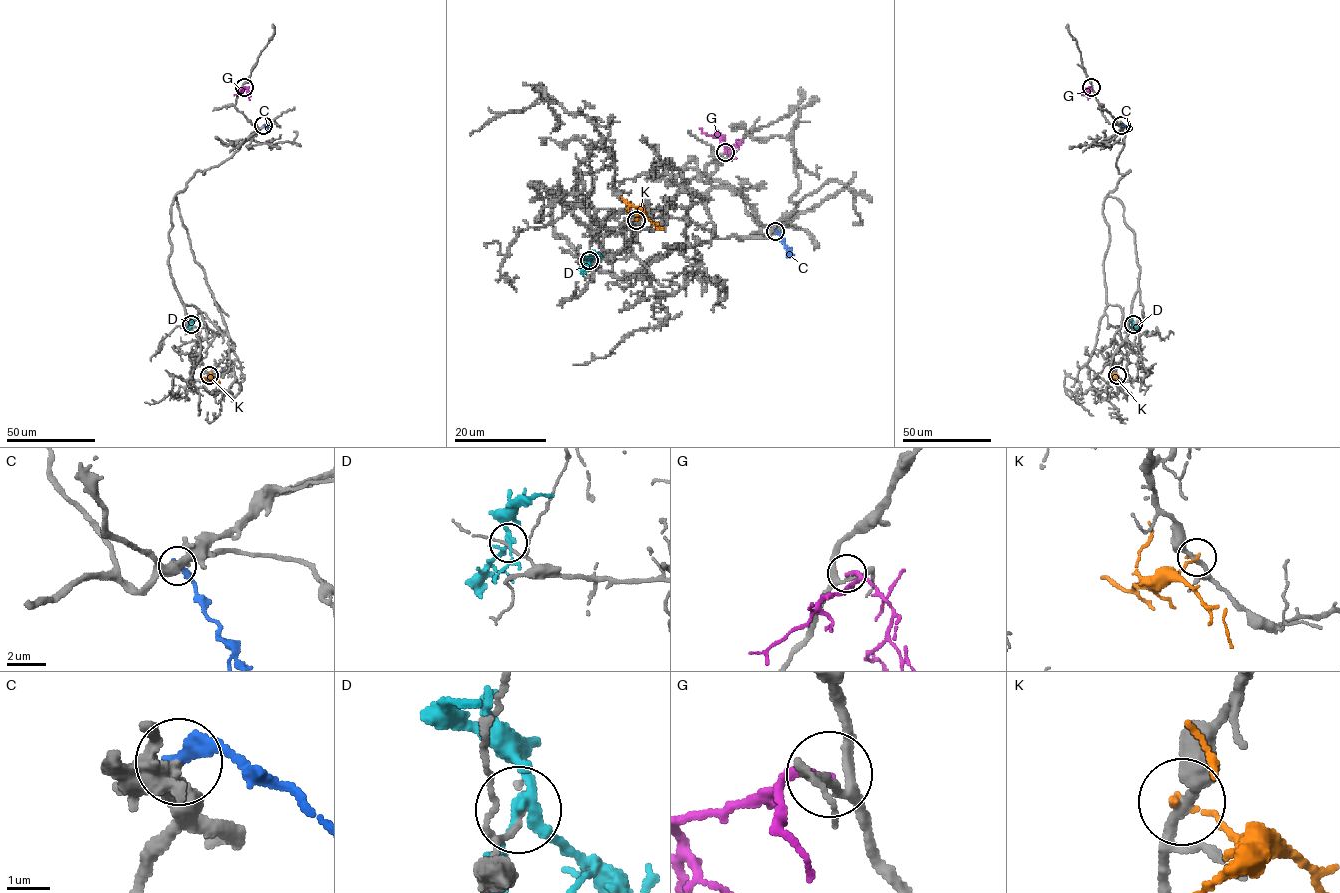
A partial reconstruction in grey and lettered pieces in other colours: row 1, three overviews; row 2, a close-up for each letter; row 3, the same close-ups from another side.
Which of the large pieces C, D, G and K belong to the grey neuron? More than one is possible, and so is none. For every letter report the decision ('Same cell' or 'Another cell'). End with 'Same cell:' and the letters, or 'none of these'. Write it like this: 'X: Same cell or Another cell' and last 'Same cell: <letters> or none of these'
C: Another cell
D: Another cell
G: Another cell
K: Another cell
Same cell: none of these

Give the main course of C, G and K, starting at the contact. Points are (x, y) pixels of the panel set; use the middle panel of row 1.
C: (776, 231), (789, 257)
G: (725, 152), (728, 145), (722, 136), (709, 136), (700, 129)
K: (636, 221), (645, 215), (662, 229), (658, 230)

